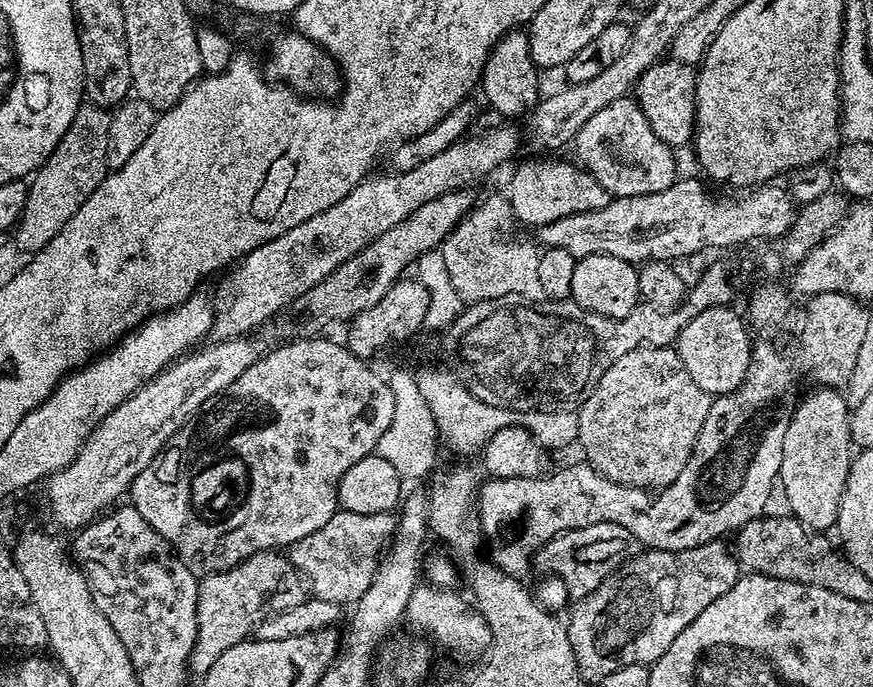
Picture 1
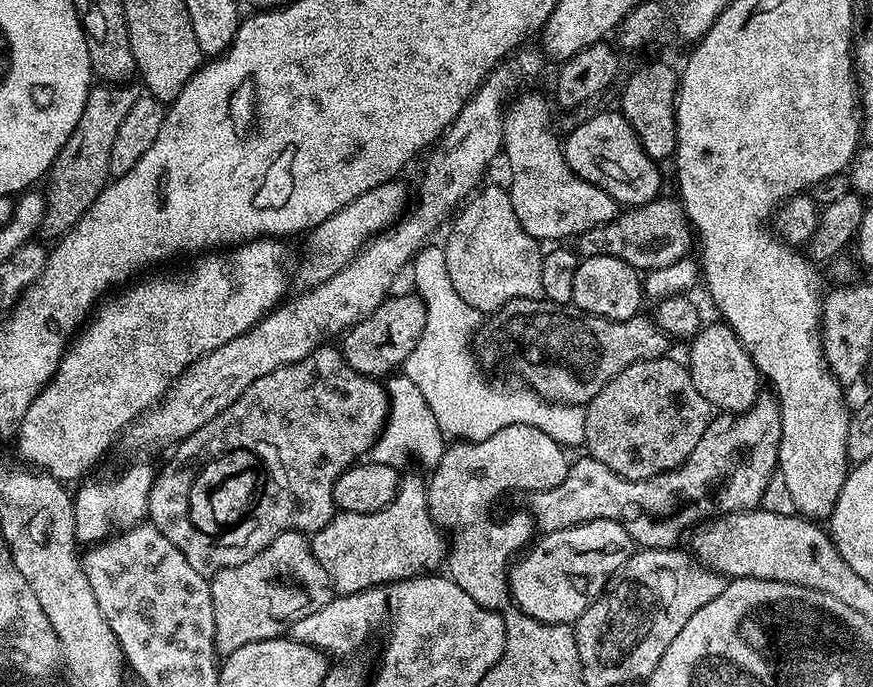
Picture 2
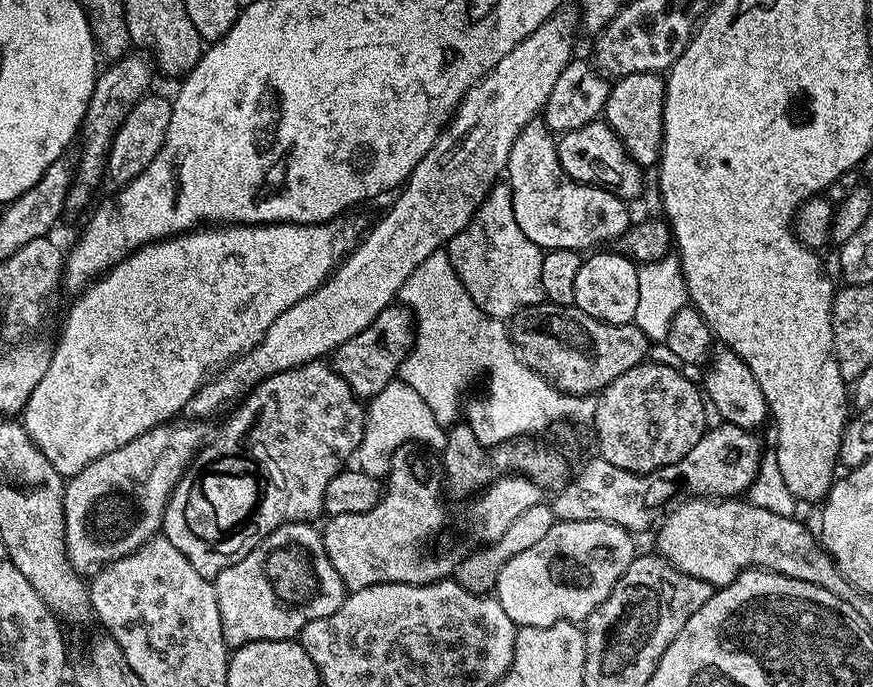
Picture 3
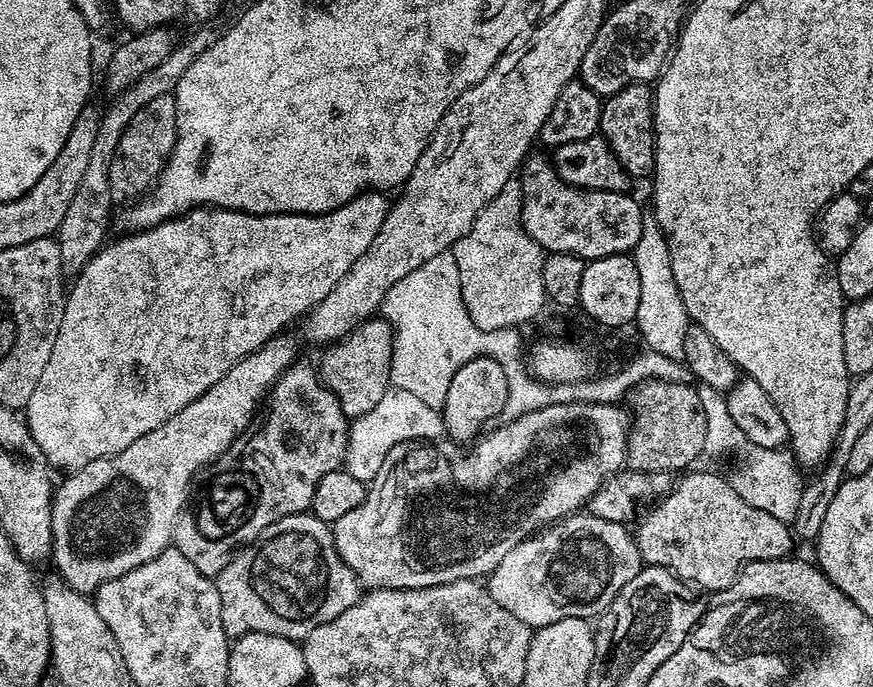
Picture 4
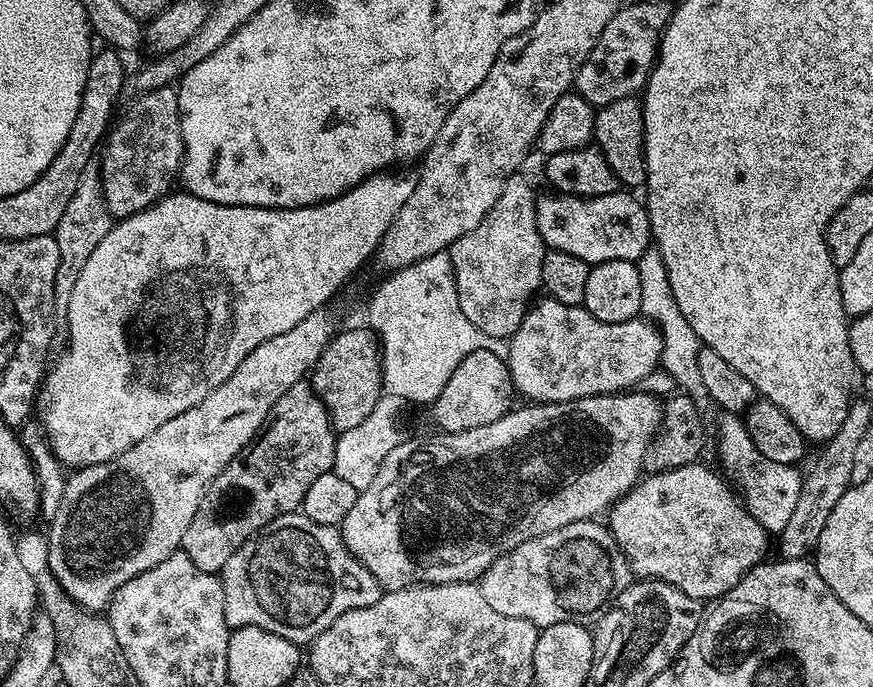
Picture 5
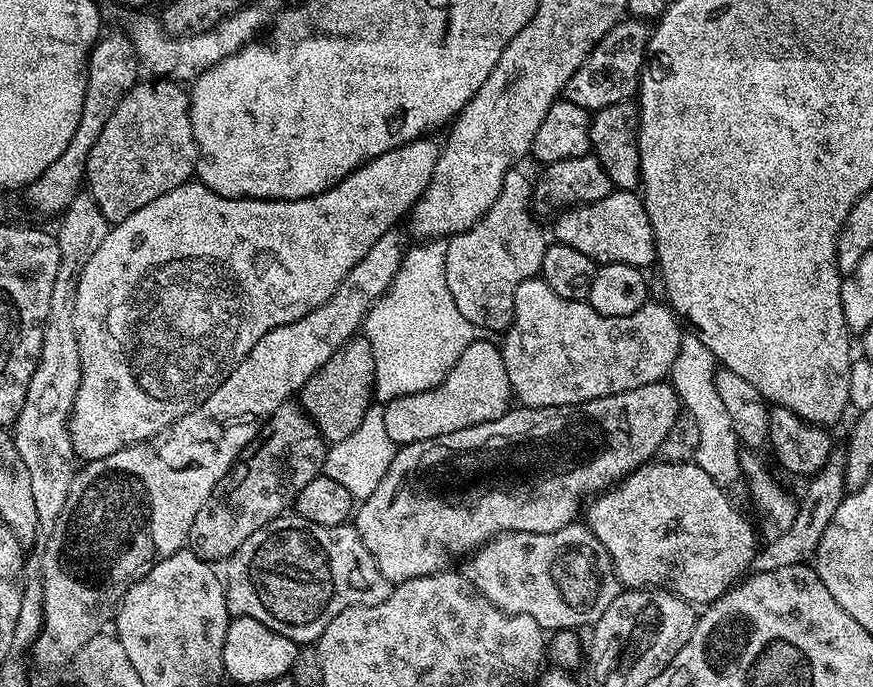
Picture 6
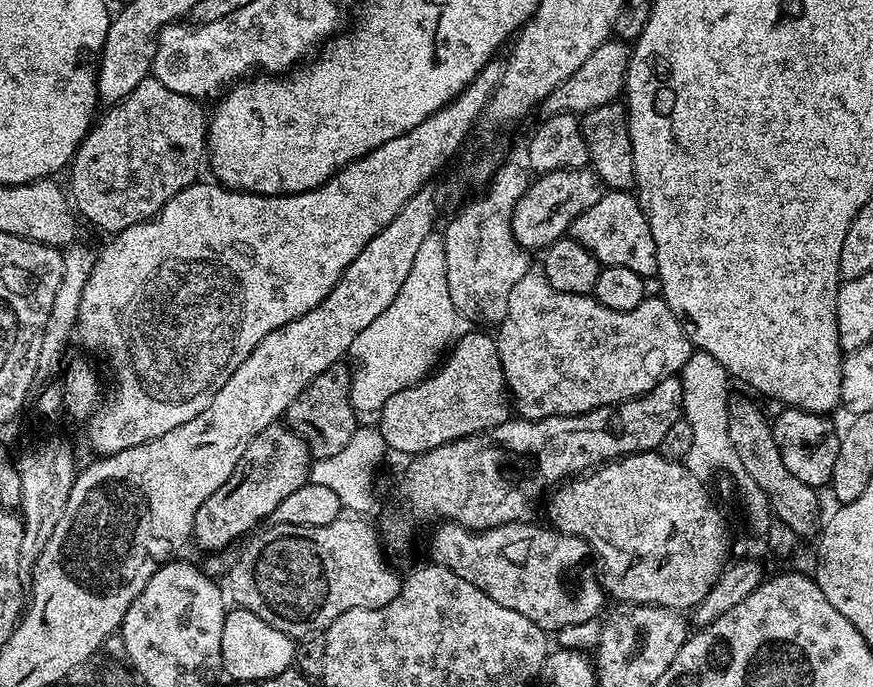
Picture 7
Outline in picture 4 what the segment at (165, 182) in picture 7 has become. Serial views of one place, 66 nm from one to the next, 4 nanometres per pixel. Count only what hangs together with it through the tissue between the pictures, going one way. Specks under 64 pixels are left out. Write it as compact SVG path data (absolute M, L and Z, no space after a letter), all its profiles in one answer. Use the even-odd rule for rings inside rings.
M175 95L159 96L154 102L146 102L138 114L126 126L118 142L118 150L110 162L110 194L113 201L135 201L143 197L162 174L170 154L176 146L176 98Z

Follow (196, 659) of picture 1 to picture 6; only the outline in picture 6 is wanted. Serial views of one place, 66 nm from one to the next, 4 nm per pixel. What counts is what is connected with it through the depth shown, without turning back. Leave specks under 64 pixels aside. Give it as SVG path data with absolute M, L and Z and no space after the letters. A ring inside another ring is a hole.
M295 514L279 516L277 520L272 520L266 526L262 526L262 530L254 530L254 534L250 534L250 538L246 538L246 542L242 542L242 546L238 546L236 553L227 561L226 567L228 567L228 576L226 572L224 593L226 594L229 613L233 617L254 618L254 622L262 622L262 626L270 626L270 630L290 638L298 646L308 646L319 640L322 630L326 630L326 626L330 626L330 622L334 622L334 618L338 618L338 614L342 614L342 610L359 604L362 606L378 606L378 602L386 602L386 598L393 590L393 585L389 584L387 578L378 570L370 550L366 550L366 546L360 541L360 535L356 527L349 526L347 523L339 524L333 528L318 526L314 522Z

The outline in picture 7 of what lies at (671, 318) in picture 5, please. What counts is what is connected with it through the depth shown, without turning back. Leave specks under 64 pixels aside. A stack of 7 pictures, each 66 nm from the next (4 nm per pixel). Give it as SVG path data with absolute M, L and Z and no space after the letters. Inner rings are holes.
M697 349L692 352L678 375L682 382L683 419L690 424L690 430L694 435L690 452L684 456L682 462L695 477L703 480L709 479L708 476L714 472L727 472L732 476L742 498L742 510L749 530L760 538L767 537L769 528L774 522L774 513L769 506L769 500L761 487L754 482L754 478L746 473L746 468L730 441L728 373L712 354Z

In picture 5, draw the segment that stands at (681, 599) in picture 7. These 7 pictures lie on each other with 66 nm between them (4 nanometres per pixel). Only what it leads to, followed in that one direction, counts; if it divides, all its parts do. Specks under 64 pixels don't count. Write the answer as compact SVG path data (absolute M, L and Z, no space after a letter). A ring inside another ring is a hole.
M704 462L656 470L653 476L645 475L635 488L612 505L606 523L628 559L633 577L664 580L682 590L682 594L690 594L690 598L715 602L724 595L726 586L735 584L745 572L765 559L764 551L770 548L769 533L731 491L724 492L725 477L716 472L711 472Z

